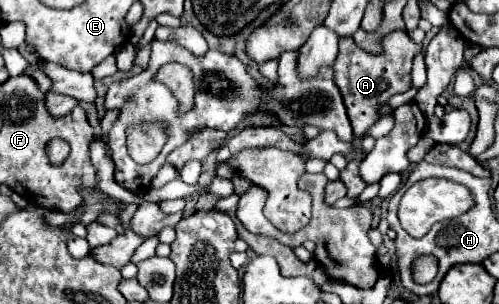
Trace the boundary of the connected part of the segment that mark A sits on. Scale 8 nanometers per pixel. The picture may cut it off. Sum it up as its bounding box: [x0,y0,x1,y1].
[334,30,422,138]

